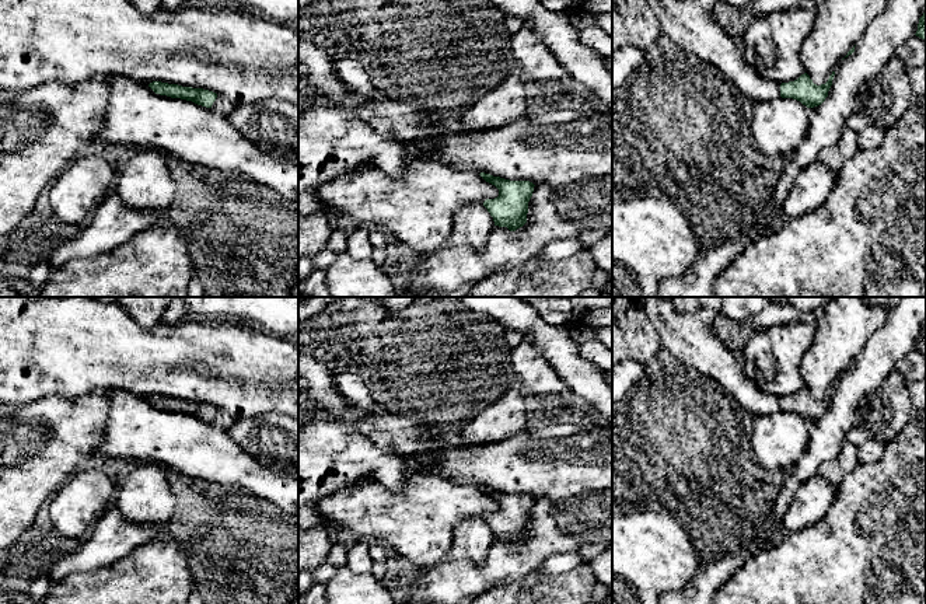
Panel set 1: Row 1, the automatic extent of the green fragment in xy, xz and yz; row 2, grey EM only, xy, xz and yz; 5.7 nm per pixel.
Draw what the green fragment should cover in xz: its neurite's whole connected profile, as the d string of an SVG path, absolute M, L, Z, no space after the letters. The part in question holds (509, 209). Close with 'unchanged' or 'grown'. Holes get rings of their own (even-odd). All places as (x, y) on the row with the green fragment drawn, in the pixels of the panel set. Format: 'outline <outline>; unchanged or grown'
outline M485 172L479 175L499 189L497 198L483 202L495 226L507 227L510 231L523 227L527 223L528 202L535 185L530 181L510 181Z; unchanged

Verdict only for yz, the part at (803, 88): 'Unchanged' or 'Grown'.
Grown

